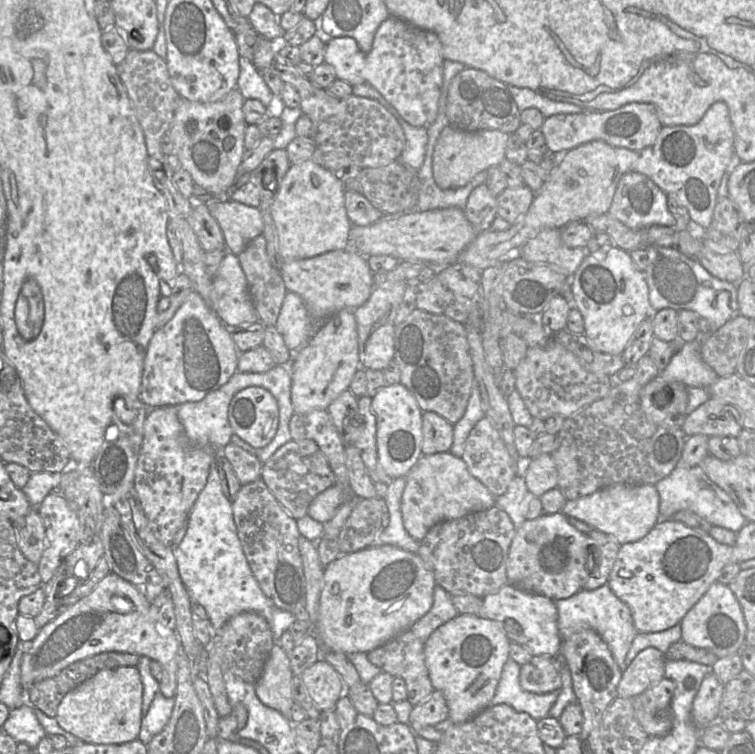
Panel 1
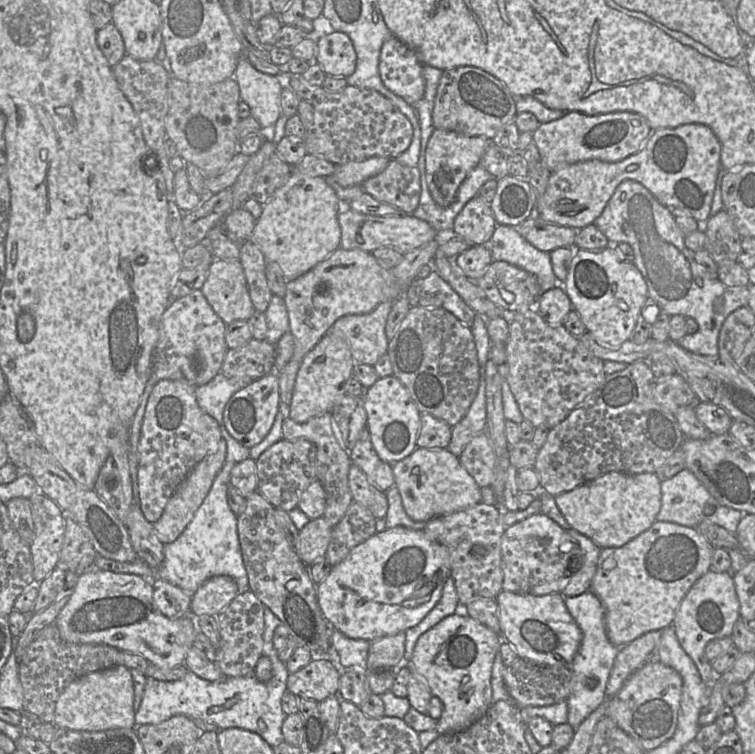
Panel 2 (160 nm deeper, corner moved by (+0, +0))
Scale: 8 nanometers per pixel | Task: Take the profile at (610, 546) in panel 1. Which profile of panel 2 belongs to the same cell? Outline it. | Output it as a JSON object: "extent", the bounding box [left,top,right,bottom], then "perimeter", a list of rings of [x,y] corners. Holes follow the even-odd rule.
{"extent":[561,529,601,597],"perimeter":[[[574,529],[566,531],[577,540],[580,546],[580,555],[570,563],[572,577],[561,592],[564,597],[573,597],[590,590],[601,548],[587,536]]]}

